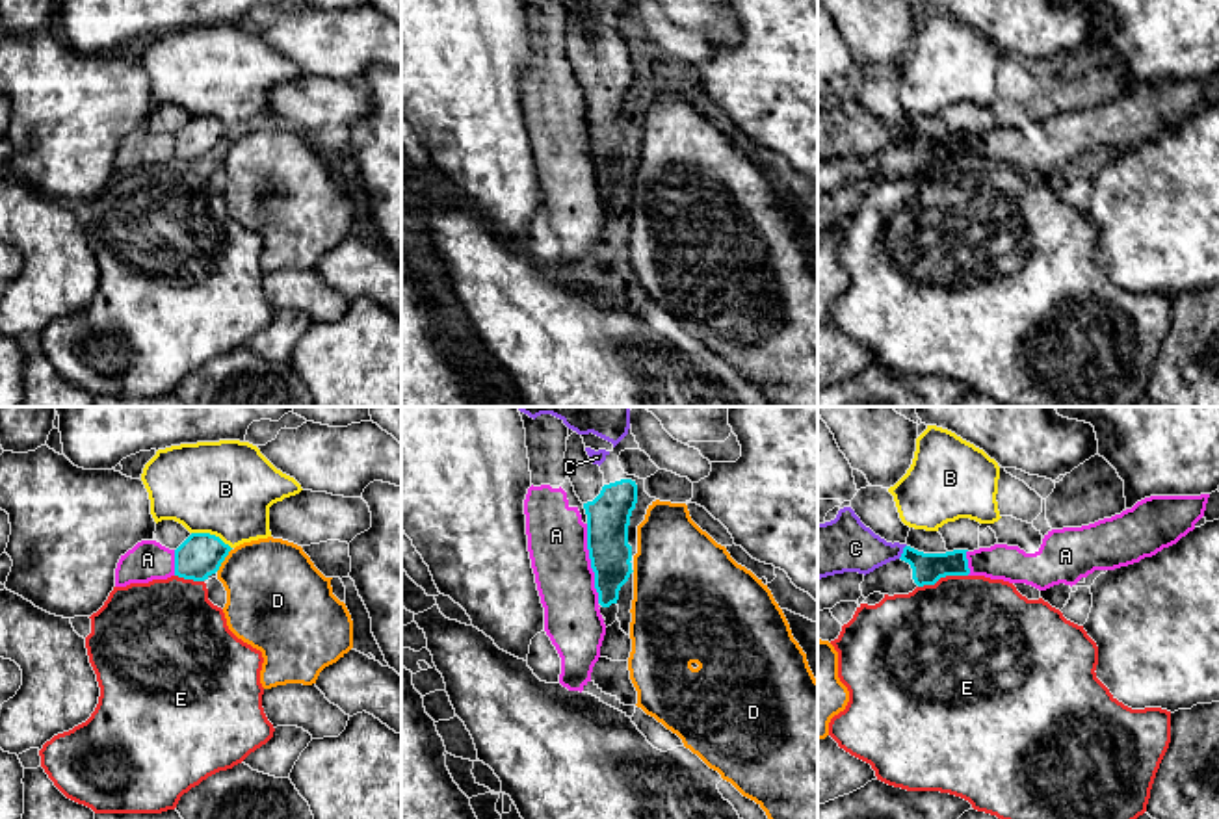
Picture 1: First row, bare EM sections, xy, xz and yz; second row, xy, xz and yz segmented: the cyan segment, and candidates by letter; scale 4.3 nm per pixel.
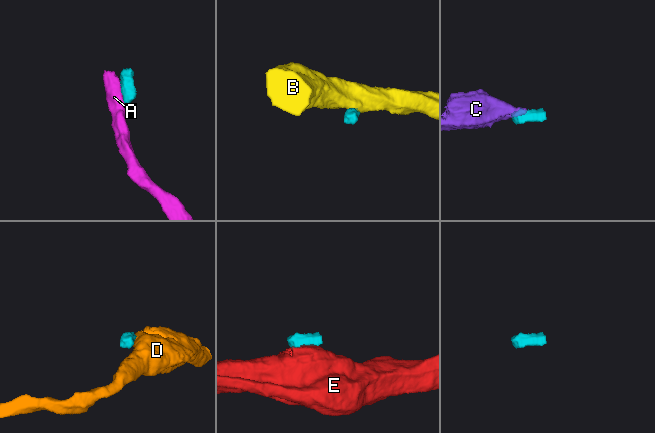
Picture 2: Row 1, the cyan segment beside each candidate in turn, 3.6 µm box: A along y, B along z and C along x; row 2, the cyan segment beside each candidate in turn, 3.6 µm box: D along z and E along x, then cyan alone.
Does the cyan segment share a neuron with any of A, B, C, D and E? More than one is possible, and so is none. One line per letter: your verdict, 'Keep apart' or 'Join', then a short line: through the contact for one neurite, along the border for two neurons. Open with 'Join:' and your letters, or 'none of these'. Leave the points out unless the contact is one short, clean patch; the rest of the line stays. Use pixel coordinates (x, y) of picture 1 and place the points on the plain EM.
Join: none of these
A: Keep apart. Line: xz (586, 108), (586, 132), (599, 186)
B: Keep apart. Line: xy (192, 116), (214, 117), (231, 132)
C: Keep apart. Line: yz (905, 129), (898, 142)
D: Keep apart. Line: xy (231, 132), (216, 155)
E: Keep apart. Line: yz (967, 158), (946, 158), (933, 168), (918, 171)

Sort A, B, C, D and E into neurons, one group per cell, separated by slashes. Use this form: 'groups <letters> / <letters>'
groups A / B / C / D / E

